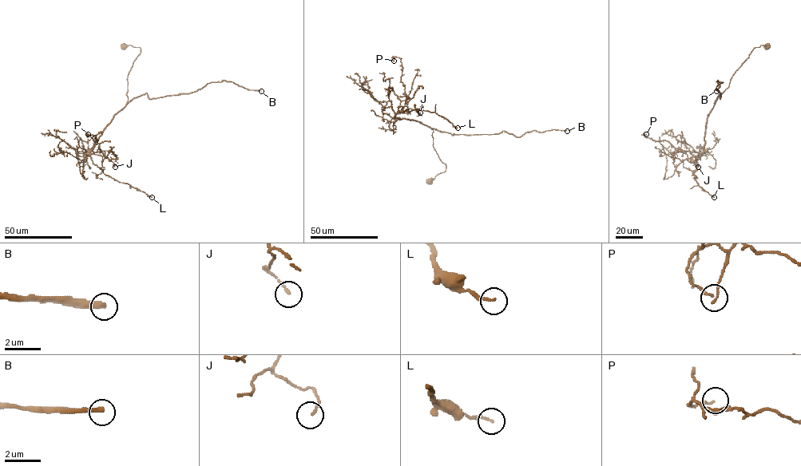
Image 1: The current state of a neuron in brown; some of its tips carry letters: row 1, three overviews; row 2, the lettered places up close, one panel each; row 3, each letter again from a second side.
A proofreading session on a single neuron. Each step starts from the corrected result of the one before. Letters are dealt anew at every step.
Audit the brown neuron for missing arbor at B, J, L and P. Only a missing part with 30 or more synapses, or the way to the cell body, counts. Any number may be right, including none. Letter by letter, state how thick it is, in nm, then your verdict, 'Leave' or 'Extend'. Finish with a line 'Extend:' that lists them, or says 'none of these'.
B: Thickness 320 nm. Extend
J: Thickness 140 nm. Leave
L: Thickness 130 nm. Leave
P: Thickness 70 nm. Leave
Extend: B

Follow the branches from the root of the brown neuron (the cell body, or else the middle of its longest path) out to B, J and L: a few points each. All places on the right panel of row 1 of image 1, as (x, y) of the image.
B: (768, 47), (753, 49), (715, 104), (720, 92), (720, 97), (716, 89), (723, 82), (716, 81), (716, 91)
J: (768, 47), (754, 48), (732, 76), (729, 86), (718, 96), (707, 119), (703, 151), (695, 158), (698, 167)
L: (768, 47), (753, 49), (707, 116), (703, 151), (694, 174), (698, 184), (714, 197)

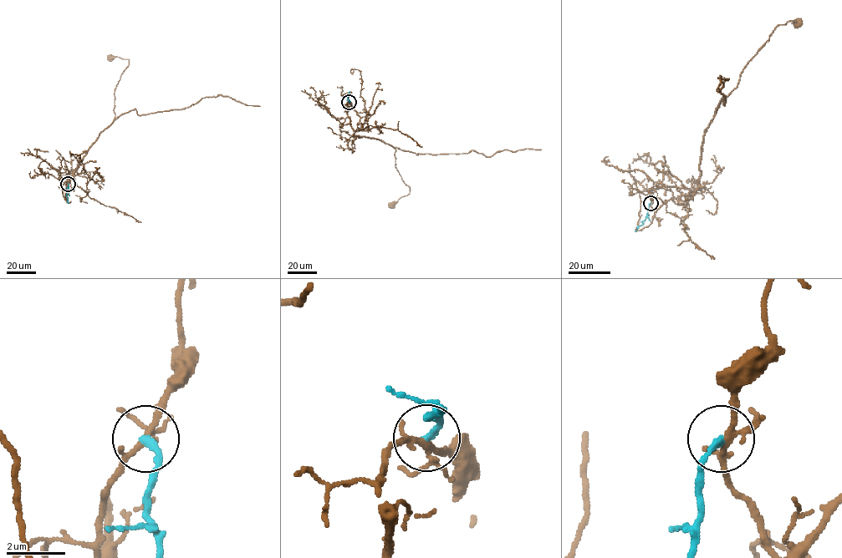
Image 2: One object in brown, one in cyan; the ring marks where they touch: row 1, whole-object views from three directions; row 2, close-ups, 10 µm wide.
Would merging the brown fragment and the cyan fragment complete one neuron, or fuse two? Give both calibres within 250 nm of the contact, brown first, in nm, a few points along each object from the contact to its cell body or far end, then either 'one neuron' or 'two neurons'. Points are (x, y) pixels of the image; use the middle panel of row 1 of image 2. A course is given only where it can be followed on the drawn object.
180/240 nm | brown via (349, 103), (347, 114), (354, 134), (378, 139), (395, 149), (395, 167), (410, 190), (391, 206) | cyan via (349, 102), (349, 92) | two neurons

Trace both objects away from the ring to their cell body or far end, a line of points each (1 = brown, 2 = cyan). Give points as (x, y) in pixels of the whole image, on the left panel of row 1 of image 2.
1: (68, 184), (79, 162), (114, 116), (114, 88), (129, 60), (116, 56), (110, 58)
2: (68, 184), (68, 203)

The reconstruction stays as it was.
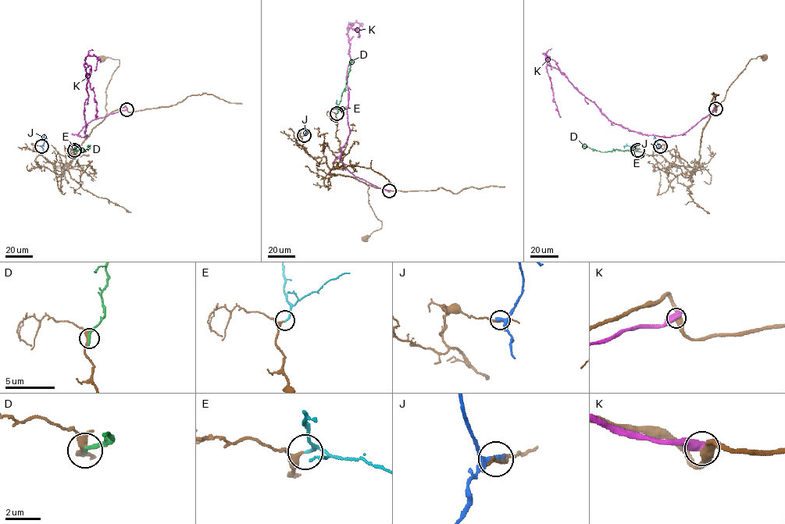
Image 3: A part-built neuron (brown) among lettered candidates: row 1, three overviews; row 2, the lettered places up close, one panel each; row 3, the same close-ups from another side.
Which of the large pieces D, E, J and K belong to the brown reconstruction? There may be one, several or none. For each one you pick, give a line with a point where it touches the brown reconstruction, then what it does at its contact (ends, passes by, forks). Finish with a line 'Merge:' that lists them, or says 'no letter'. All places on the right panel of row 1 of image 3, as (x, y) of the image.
E: contact (637, 150); it ends
Merge: E

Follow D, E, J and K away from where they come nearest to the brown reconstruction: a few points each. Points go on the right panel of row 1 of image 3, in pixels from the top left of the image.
D: (638, 151), (614, 149), (601, 151), (582, 145)
E: (637, 150), (628, 145), (624, 147)
J: (660, 146), (653, 134)
K: (715, 108), (681, 134), (664, 137), (641, 134), (611, 122), (558, 69), (547, 65), (553, 99), (561, 117)

